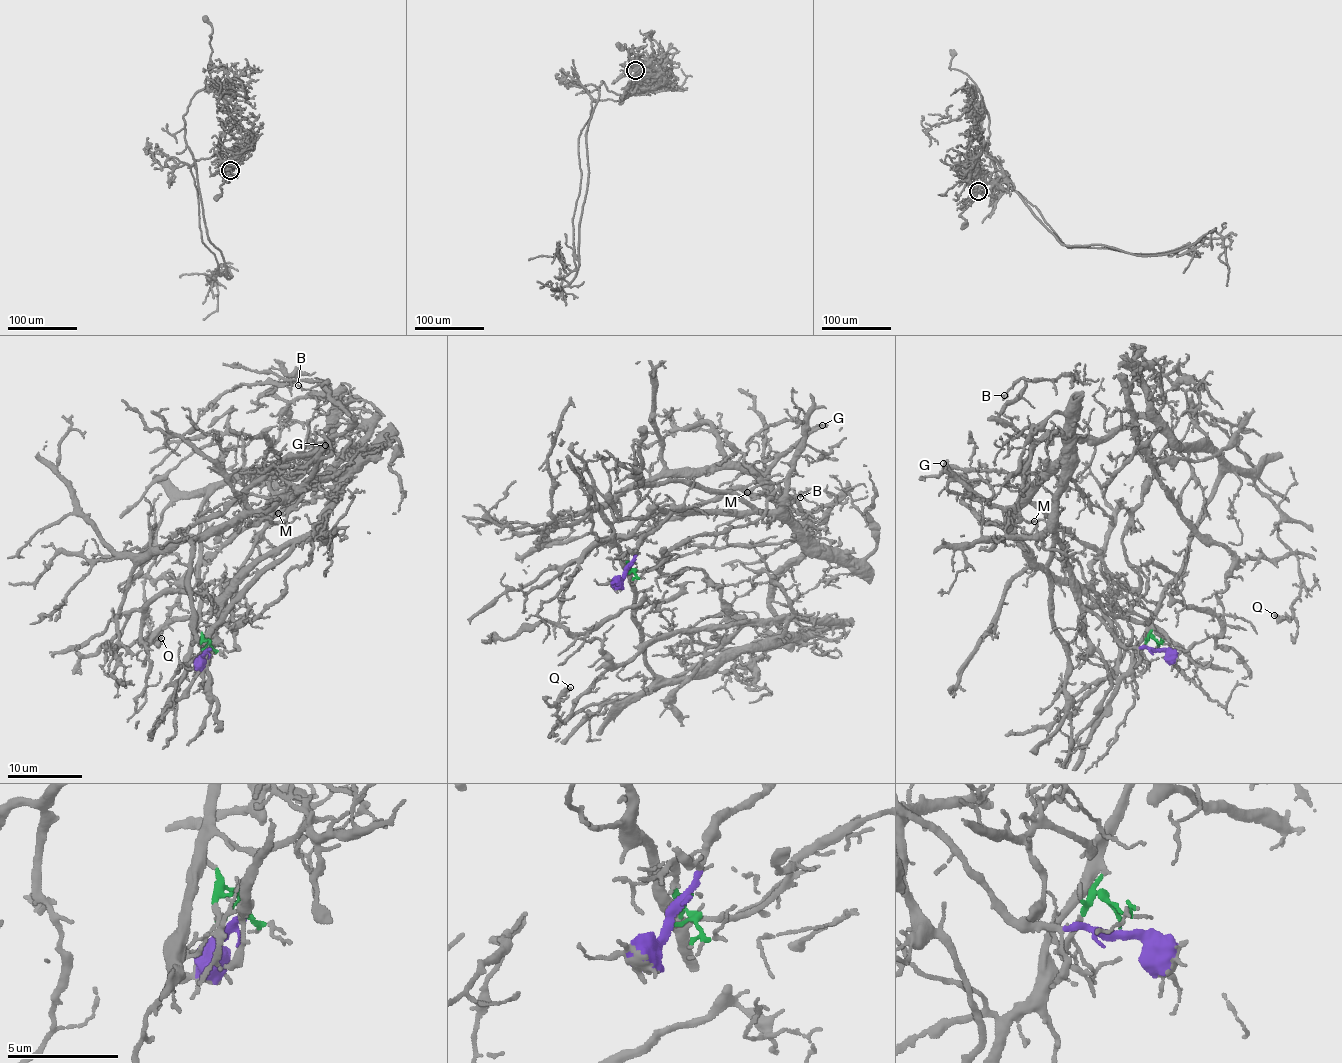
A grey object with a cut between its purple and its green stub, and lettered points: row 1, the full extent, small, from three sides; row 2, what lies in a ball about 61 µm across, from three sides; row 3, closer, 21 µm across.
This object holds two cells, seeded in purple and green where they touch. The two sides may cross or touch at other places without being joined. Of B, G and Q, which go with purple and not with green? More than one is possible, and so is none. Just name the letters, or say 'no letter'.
G

